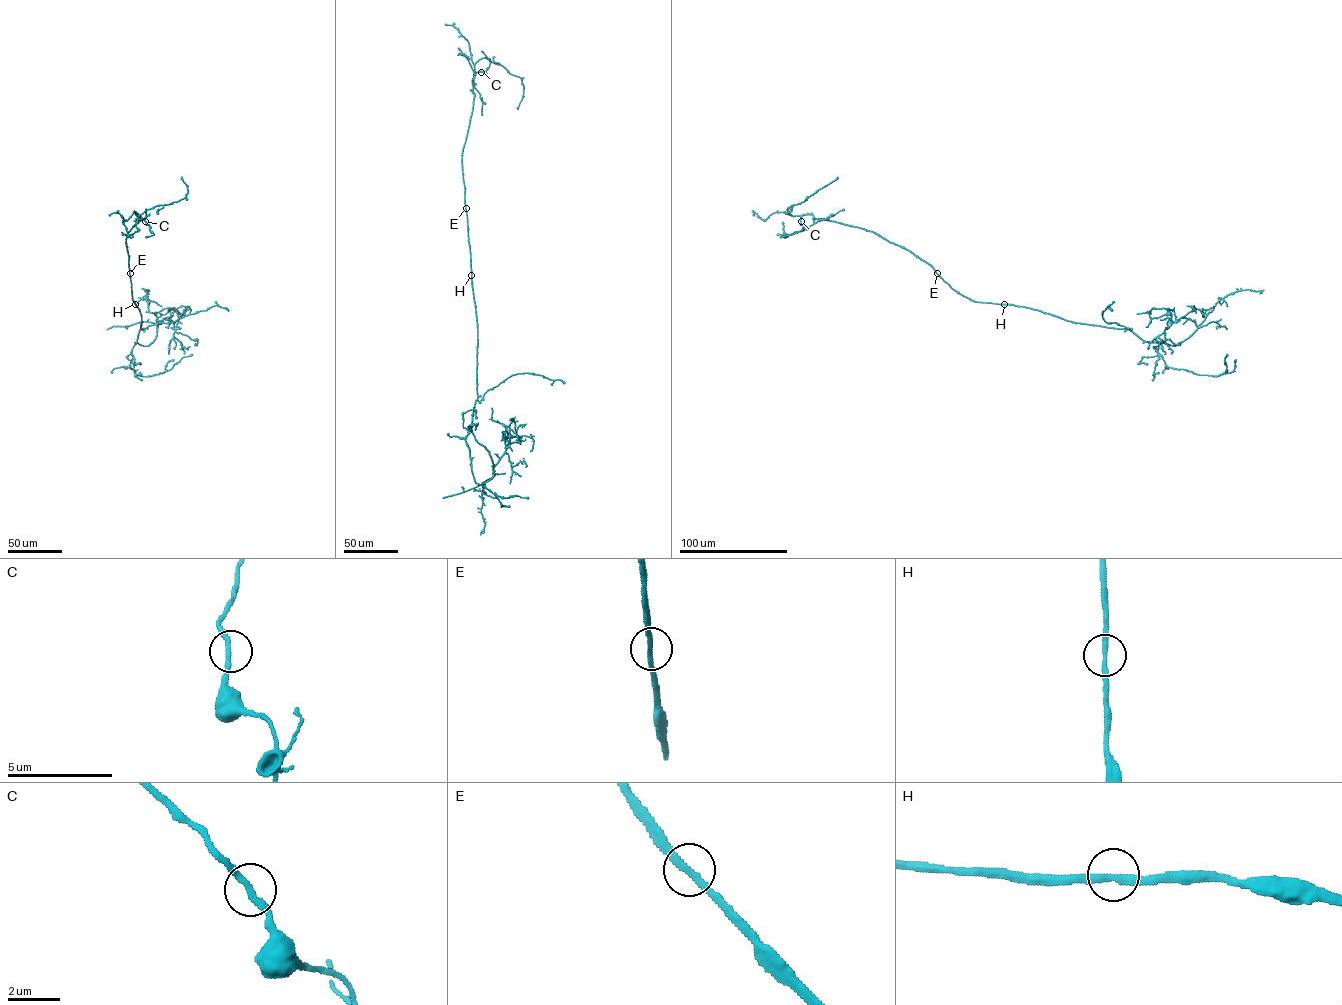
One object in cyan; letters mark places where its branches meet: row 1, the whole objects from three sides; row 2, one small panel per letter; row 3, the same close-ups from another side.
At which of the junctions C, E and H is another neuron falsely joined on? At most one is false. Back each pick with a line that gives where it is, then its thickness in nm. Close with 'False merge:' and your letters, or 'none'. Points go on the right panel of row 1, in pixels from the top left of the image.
False merge: none

